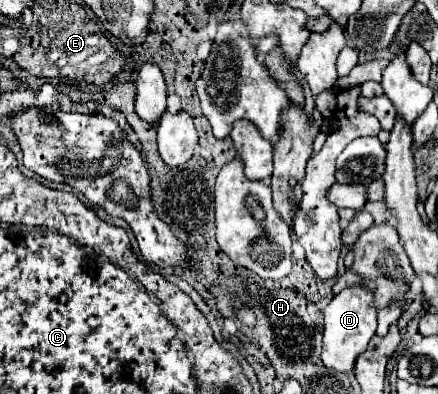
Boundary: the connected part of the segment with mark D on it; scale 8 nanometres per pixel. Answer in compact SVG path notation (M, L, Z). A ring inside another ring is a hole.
M364 287L342 289L324 309L324 343L322 343L324 365L340 373L352 373L356 357L364 353L374 333L376 333L376 309L372 291Z

